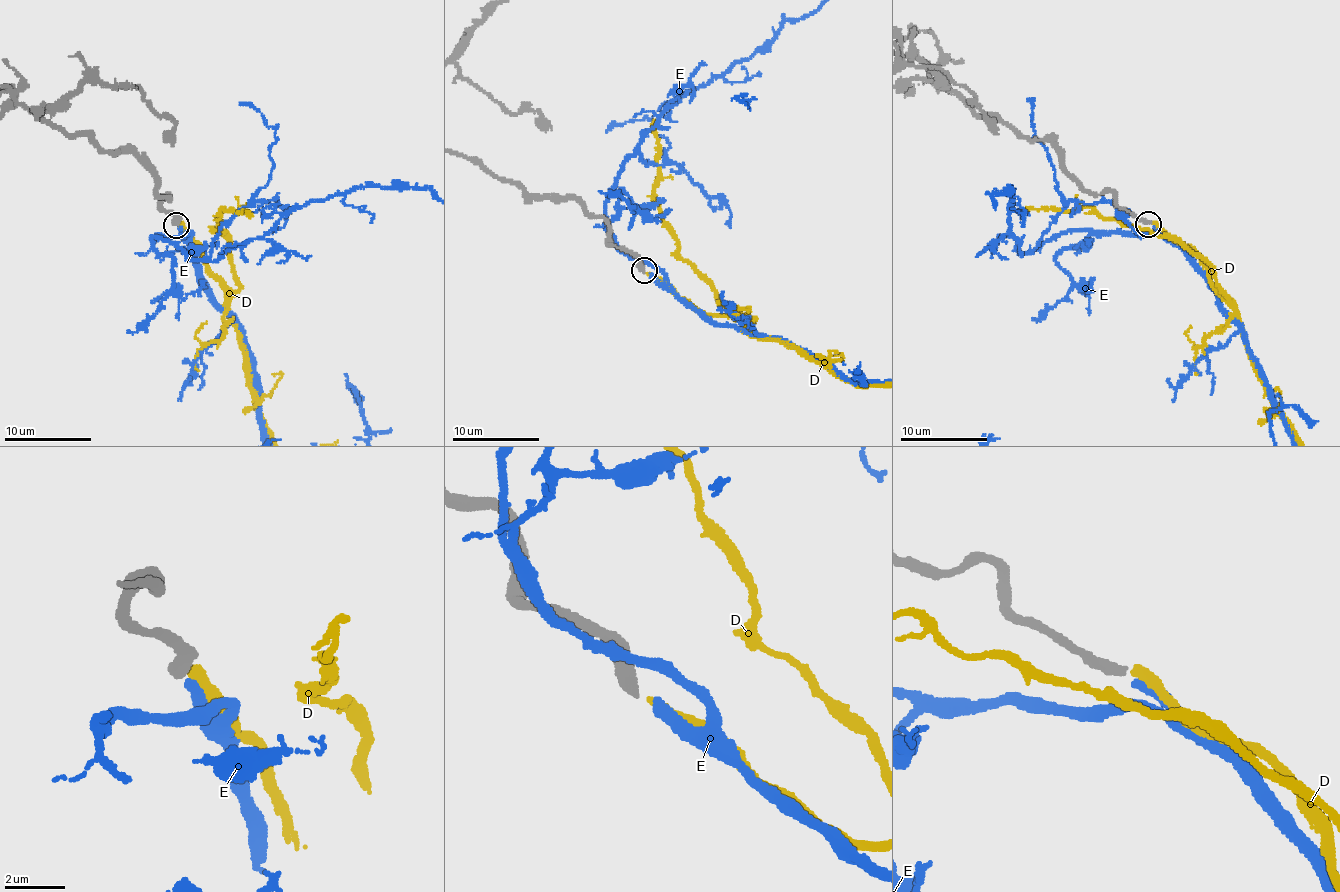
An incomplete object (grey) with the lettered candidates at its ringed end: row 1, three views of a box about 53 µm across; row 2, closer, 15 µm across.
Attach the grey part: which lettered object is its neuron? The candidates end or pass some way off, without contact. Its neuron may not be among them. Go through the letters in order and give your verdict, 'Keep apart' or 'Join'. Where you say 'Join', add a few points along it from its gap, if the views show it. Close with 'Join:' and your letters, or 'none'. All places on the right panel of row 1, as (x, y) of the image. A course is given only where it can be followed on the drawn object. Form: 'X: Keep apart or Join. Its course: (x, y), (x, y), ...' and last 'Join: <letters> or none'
D: Keep apart
E: Join
Join: E

